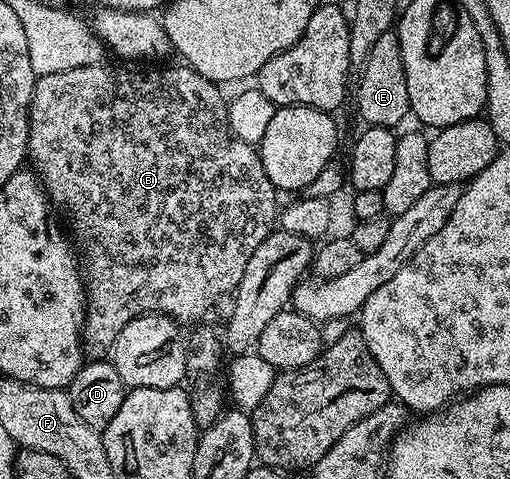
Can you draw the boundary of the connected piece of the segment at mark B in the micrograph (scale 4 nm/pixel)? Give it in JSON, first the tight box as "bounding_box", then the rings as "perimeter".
{"bounding_box":[26,63,280,359],"perimeter":[[[101,63],[94,66],[72,67],[71,70],[56,71],[52,74],[39,76],[34,82],[34,94],[32,95],[32,103],[30,104],[30,130],[28,131],[28,143],[26,144],[29,164],[32,166],[33,172],[38,174],[38,180],[42,182],[42,187],[46,190],[49,204],[54,207],[59,205],[70,216],[70,225],[74,228],[74,233],[78,236],[79,243],[82,244],[83,254],[81,253],[81,256],[84,258],[84,288],[86,290],[86,321],[82,325],[82,347],[85,356],[90,359],[105,358],[110,352],[116,335],[120,335],[120,331],[124,331],[124,327],[128,327],[128,323],[132,323],[132,319],[136,319],[140,315],[163,313],[165,317],[170,317],[183,327],[190,327],[195,323],[201,322],[205,318],[202,316],[205,315],[206,308],[217,297],[222,297],[225,293],[227,295],[233,294],[237,290],[240,279],[244,279],[244,270],[248,268],[248,259],[252,259],[252,251],[256,251],[256,247],[260,247],[260,243],[264,243],[266,236],[272,232],[272,226],[275,224],[280,212],[280,204],[278,205],[279,190],[275,189],[274,184],[266,178],[264,163],[262,162],[259,150],[255,146],[244,142],[233,133],[232,127],[229,125],[227,98],[222,98],[222,93],[218,90],[221,88],[215,82],[204,79],[204,75],[200,75],[195,69],[189,67],[181,67],[182,69],[146,69],[141,73],[138,67],[117,69],[116,66],[108,64]]]}

